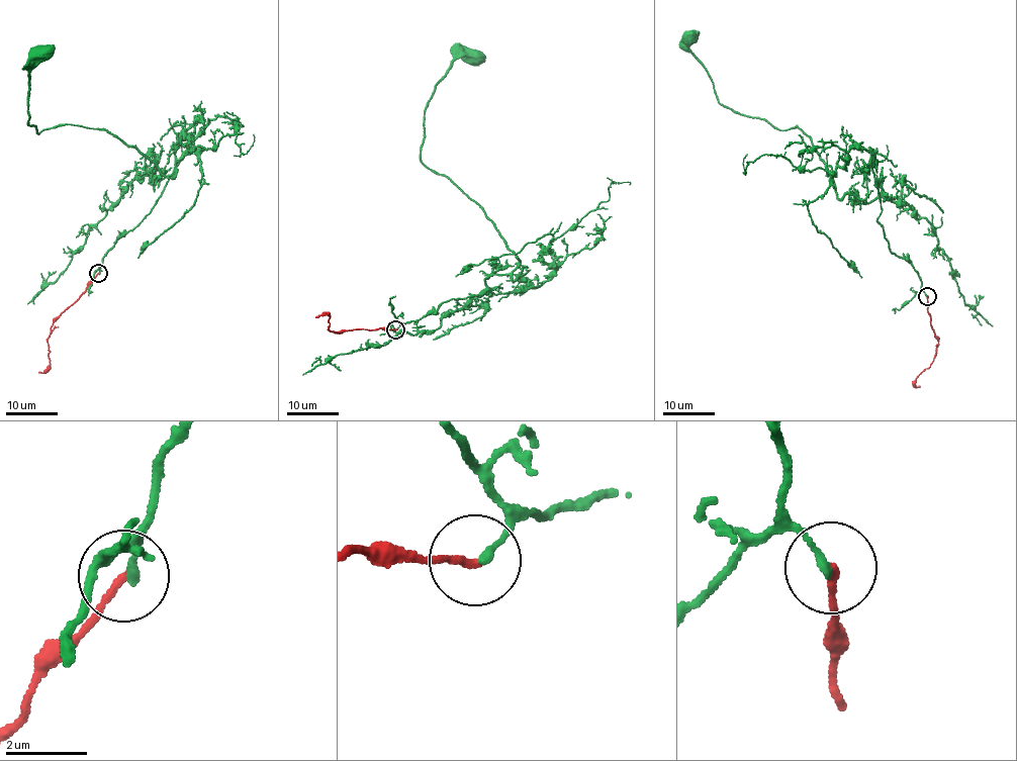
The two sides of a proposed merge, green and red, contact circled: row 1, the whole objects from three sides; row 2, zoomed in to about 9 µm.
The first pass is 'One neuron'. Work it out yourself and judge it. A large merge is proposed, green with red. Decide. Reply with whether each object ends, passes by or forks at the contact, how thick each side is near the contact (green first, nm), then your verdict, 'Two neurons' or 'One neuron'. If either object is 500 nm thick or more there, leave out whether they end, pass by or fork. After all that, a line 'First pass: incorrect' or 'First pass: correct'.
At the ring green ends. At the ring red ends. Thickness 180 nm (green) against 180 nm. Two neurons
First pass: incorrect

